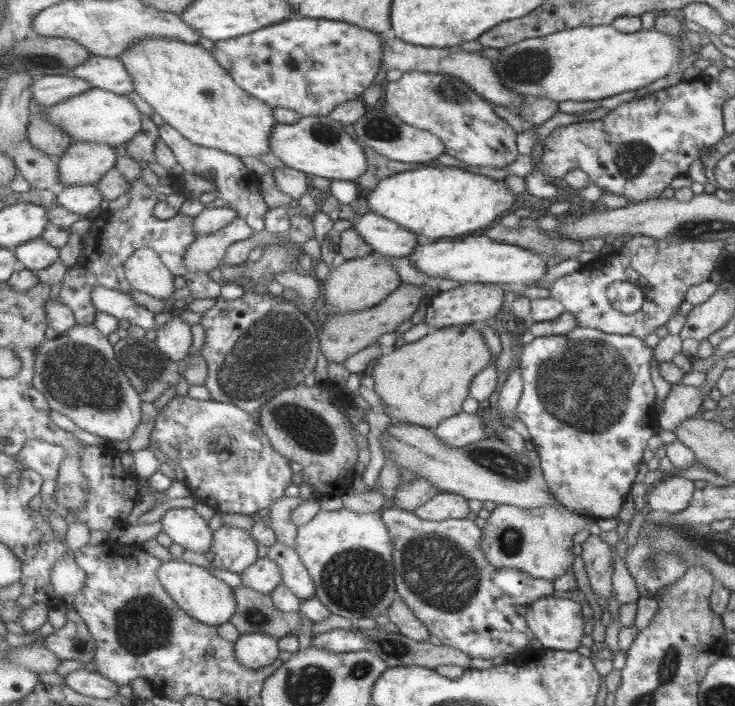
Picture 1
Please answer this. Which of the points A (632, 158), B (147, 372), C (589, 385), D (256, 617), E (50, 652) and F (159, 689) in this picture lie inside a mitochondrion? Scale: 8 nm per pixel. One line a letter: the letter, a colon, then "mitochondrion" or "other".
A: mitochondrion
B: mitochondrion
C: mitochondrion
D: mitochondrion
E: other
F: other

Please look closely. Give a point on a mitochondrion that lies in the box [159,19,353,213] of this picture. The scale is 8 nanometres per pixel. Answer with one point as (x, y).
(324, 133)

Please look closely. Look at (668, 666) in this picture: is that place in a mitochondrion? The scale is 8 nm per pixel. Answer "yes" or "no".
yes

